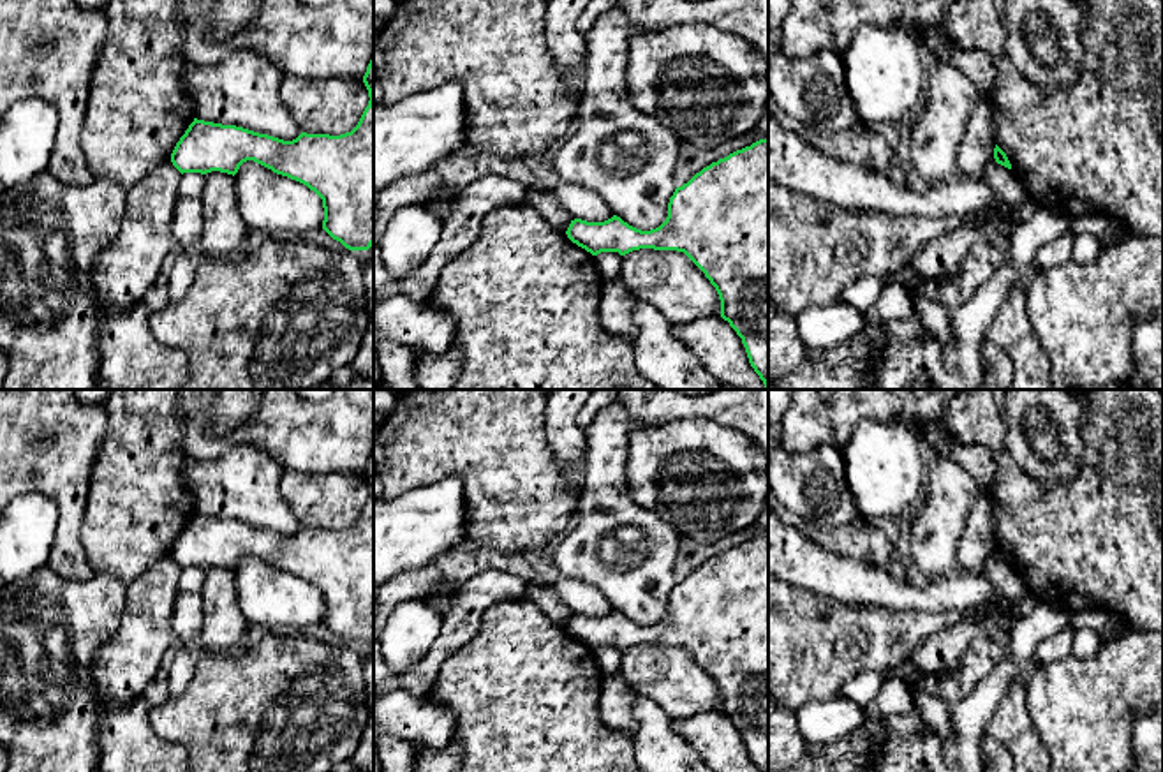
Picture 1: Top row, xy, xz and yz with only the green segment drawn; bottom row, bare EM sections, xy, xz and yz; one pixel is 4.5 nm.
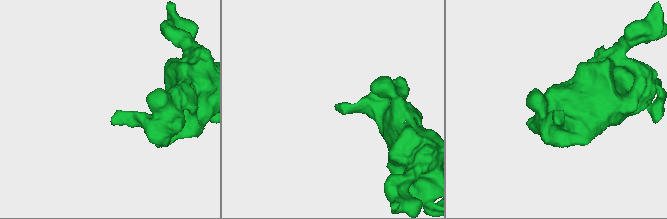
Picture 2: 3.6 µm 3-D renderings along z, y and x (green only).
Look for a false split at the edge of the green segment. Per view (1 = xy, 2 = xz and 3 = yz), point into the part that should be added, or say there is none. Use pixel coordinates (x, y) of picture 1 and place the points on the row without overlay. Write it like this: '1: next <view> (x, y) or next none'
1: next none
2: next none
3: next none

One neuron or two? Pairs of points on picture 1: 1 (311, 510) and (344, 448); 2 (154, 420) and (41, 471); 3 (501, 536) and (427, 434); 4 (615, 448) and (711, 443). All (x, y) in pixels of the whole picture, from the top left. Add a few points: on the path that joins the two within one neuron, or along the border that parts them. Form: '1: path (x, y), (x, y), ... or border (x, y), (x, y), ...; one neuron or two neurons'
1: border (289, 467), (300, 473), (355, 473); two neurons
2: border (106, 408), (106, 434), (90, 483); two neurons
3: path (494, 510), (481, 497), (481, 485), (453, 457); one neuron
4: border (640, 423), (629, 437), (629, 490); two neurons

